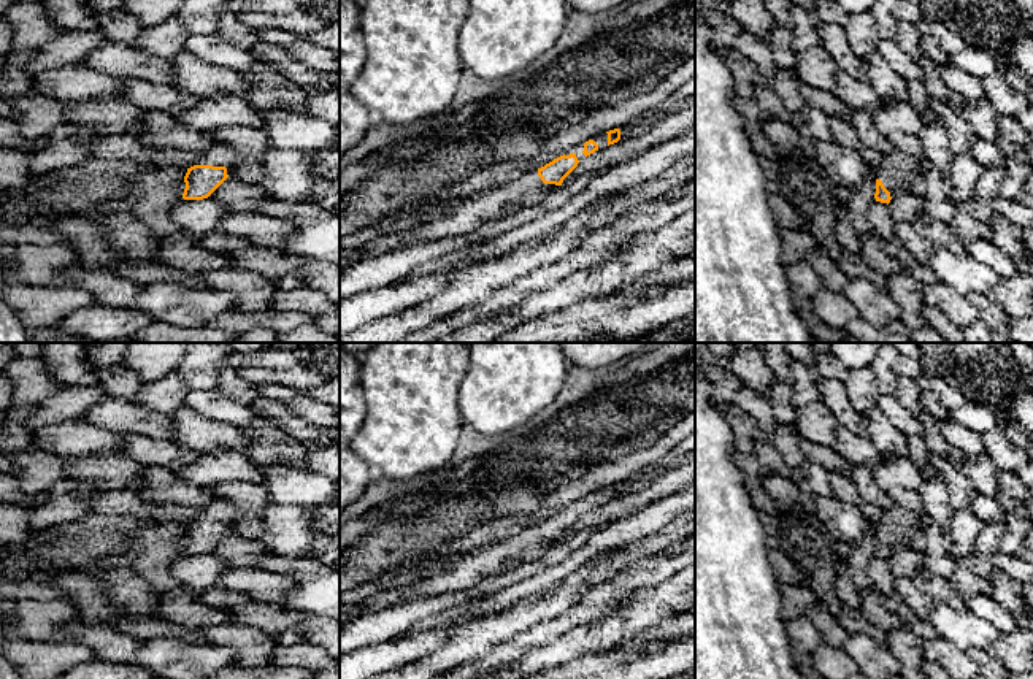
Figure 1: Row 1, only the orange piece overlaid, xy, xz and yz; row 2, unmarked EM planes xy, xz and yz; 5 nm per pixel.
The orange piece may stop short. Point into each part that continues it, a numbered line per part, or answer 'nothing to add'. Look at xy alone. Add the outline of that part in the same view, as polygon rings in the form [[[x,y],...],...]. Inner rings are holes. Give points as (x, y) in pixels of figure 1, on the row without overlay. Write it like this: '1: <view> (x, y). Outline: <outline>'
1: xy (218, 511). Outline: [[[214,500],[208,506],[202,508],[194,520],[225,522],[227,530],[232,531],[233,512],[235,512],[235,508],[232,503],[224,500]]]

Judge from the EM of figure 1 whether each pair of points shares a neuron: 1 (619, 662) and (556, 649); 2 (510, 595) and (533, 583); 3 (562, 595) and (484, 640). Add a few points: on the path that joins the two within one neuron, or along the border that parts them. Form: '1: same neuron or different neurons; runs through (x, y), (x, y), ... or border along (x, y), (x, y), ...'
1: different neurons; border along (610, 649), (589, 652), (568, 662)
2: same neuron; runs through (516, 594), (527, 587)
3: same neuron; runs through (543, 606), (503, 625)

